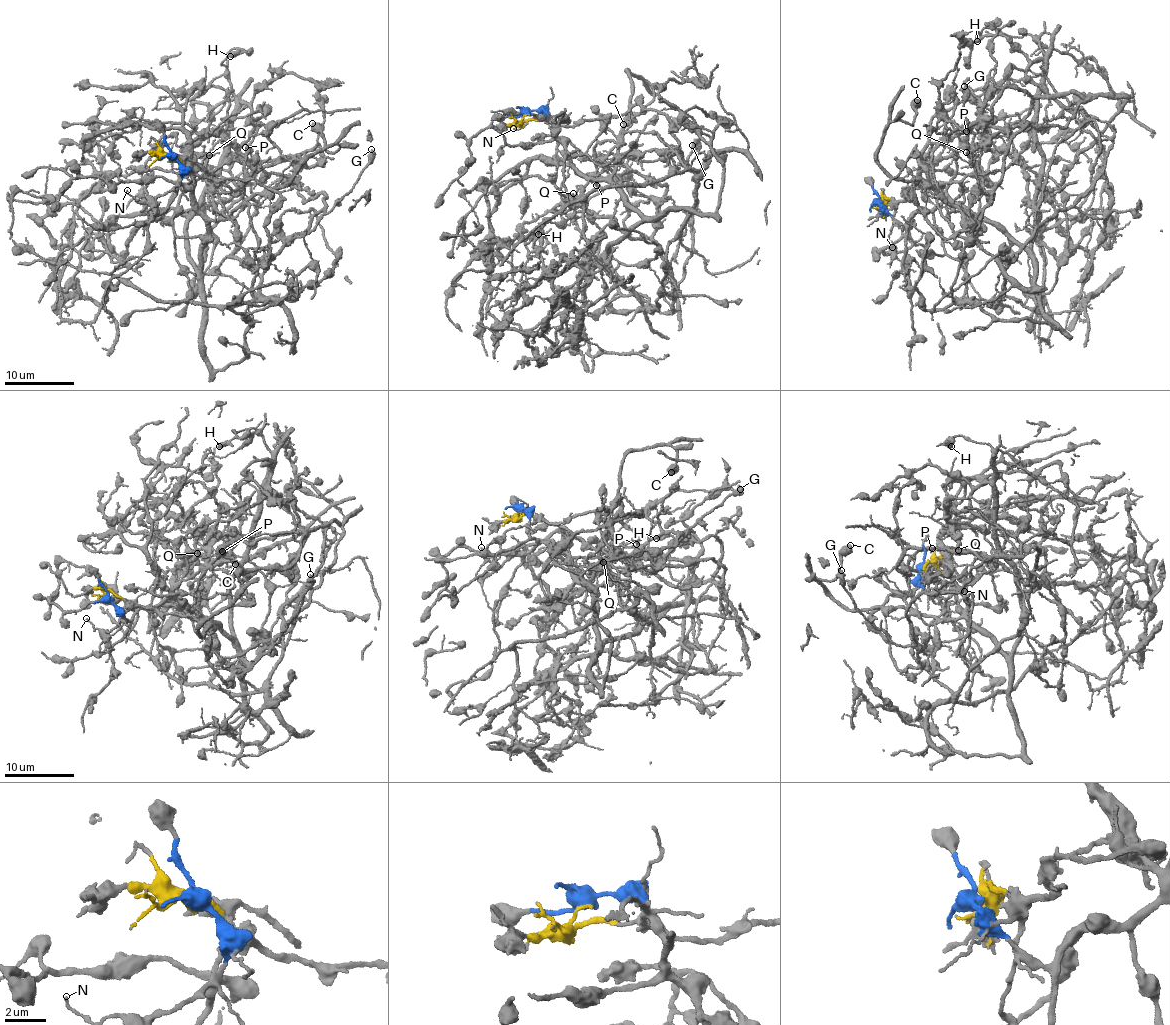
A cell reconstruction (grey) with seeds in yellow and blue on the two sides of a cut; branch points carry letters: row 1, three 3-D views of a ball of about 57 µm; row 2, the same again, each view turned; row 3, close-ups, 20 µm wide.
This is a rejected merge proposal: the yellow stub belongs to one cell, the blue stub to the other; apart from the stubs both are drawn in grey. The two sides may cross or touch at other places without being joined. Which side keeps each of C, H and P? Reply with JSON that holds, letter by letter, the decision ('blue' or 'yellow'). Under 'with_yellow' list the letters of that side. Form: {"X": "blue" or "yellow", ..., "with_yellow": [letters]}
{"C": "blue", "H": "blue", "P": "blue", "with_yellow": []}

